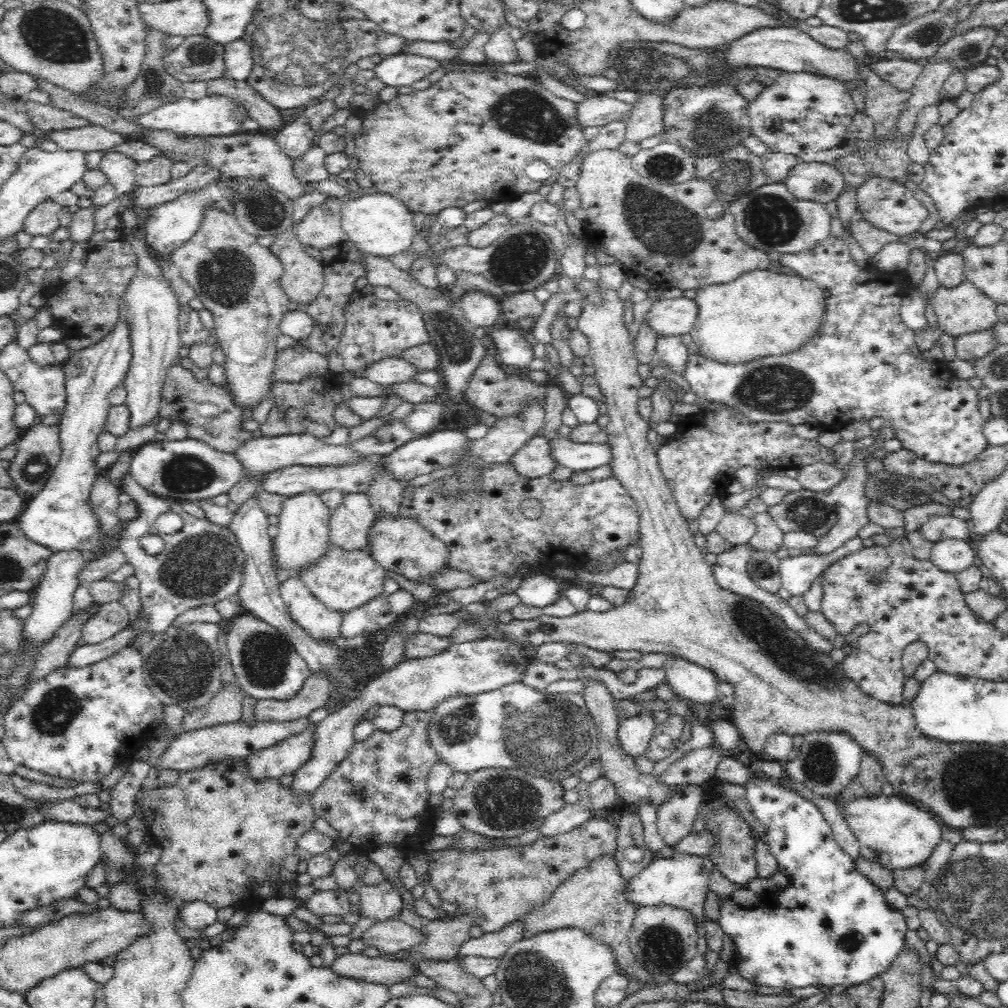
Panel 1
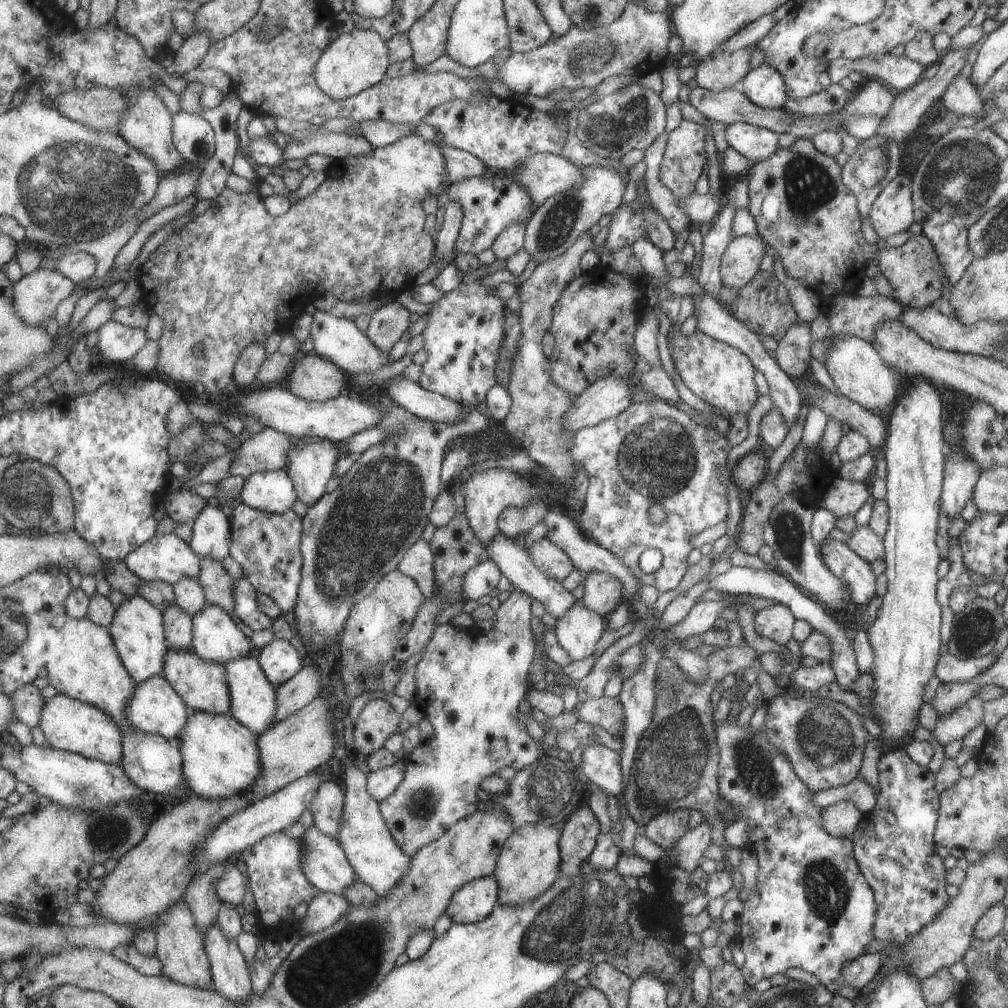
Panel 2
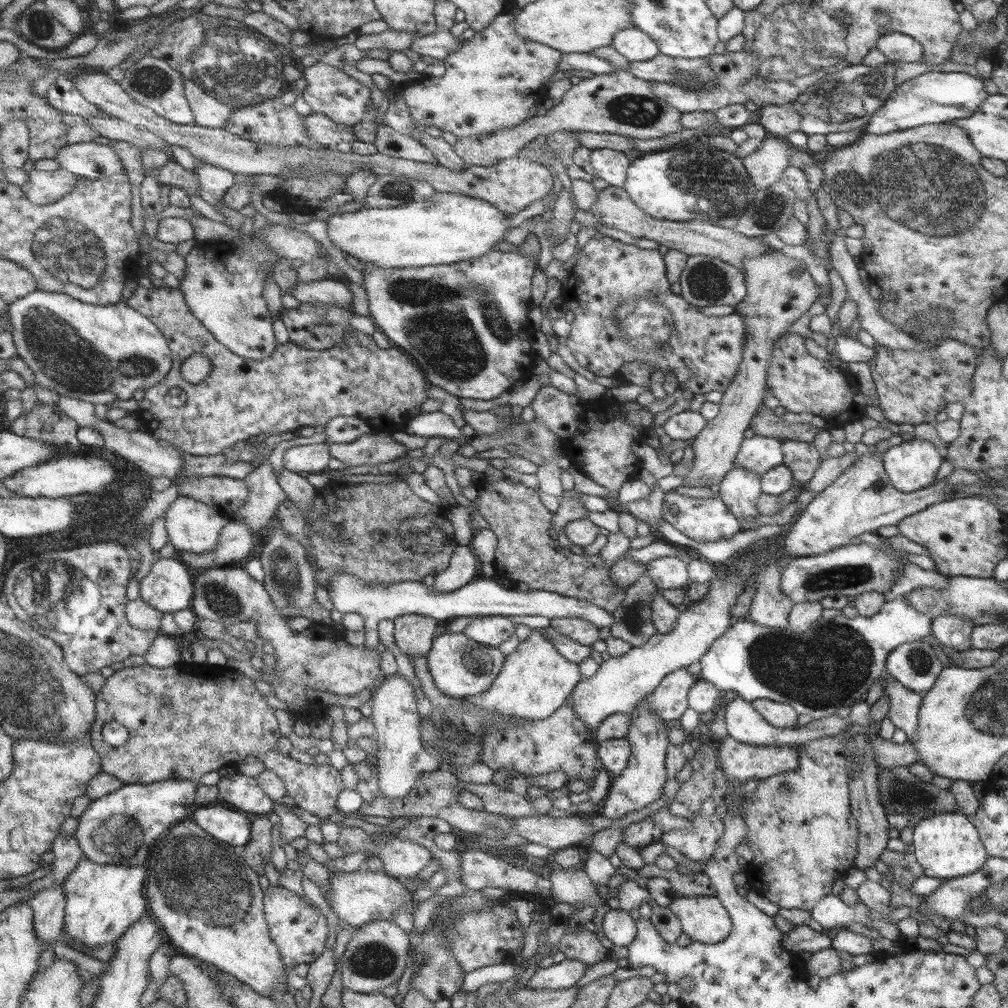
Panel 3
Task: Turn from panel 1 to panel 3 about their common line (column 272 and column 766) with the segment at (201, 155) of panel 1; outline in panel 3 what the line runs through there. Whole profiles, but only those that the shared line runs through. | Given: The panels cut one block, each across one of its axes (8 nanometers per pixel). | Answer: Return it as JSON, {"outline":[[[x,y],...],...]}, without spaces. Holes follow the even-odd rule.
{"outline":[[[766,136],[762,146],[743,159],[743,166],[756,191],[768,189],[779,182],[783,172],[790,166],[788,159],[793,153],[794,146],[786,140],[776,136]]]}

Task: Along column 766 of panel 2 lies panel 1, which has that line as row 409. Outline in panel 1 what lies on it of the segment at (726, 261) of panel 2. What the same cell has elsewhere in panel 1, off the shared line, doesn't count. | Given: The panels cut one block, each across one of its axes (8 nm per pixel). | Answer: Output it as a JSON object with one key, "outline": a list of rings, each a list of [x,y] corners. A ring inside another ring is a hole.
{"outline":[[[207,211],[207,216],[204,217],[204,222],[203,225],[200,226],[199,232],[194,234],[194,236],[192,236],[192,238],[190,238],[190,240],[188,240],[188,242],[183,246],[176,248],[176,250],[172,250],[172,252],[170,252],[170,258],[172,263],[180,269],[182,278],[184,278],[184,280],[192,287],[192,290],[194,290],[195,297],[201,300],[203,308],[212,316],[215,325],[215,338],[217,344],[220,344],[220,348],[222,348],[225,354],[223,369],[225,372],[225,379],[227,380],[227,387],[232,395],[234,404],[240,406],[242,410],[245,408],[253,410],[262,398],[264,398],[264,396],[274,388],[272,384],[274,384],[275,380],[274,368],[275,358],[277,357],[277,347],[274,342],[276,342],[276,338],[281,334],[279,330],[281,320],[284,319],[284,316],[289,312],[289,298],[281,287],[281,278],[283,275],[282,263],[276,259],[276,256],[269,248],[260,246],[256,237],[248,234],[248,232],[245,232],[243,228],[240,227],[240,224],[237,222],[236,216],[233,213],[218,213],[218,211]]]}

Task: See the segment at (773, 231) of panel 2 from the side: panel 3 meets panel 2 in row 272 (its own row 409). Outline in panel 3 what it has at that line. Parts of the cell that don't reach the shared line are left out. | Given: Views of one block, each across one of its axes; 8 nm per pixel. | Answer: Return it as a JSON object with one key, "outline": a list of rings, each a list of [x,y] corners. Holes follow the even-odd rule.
{"outline":[[[786,333],[780,336],[773,344],[771,365],[767,368],[767,386],[780,400],[788,412],[810,412],[816,416],[821,416],[832,425],[847,425],[851,422],[861,420],[864,412],[864,404],[868,406],[866,396],[860,400],[858,390],[850,386],[848,378],[840,372],[834,370],[828,360],[818,359],[815,355],[807,351],[804,346],[804,337],[793,333]],[[944,339],[928,351],[891,349],[882,345],[875,347],[875,355],[867,362],[881,402],[883,414],[890,422],[900,424],[934,423],[936,414],[953,402],[963,402],[971,395],[969,382],[973,382],[975,368],[981,361],[983,349],[977,349],[954,339]]]}

